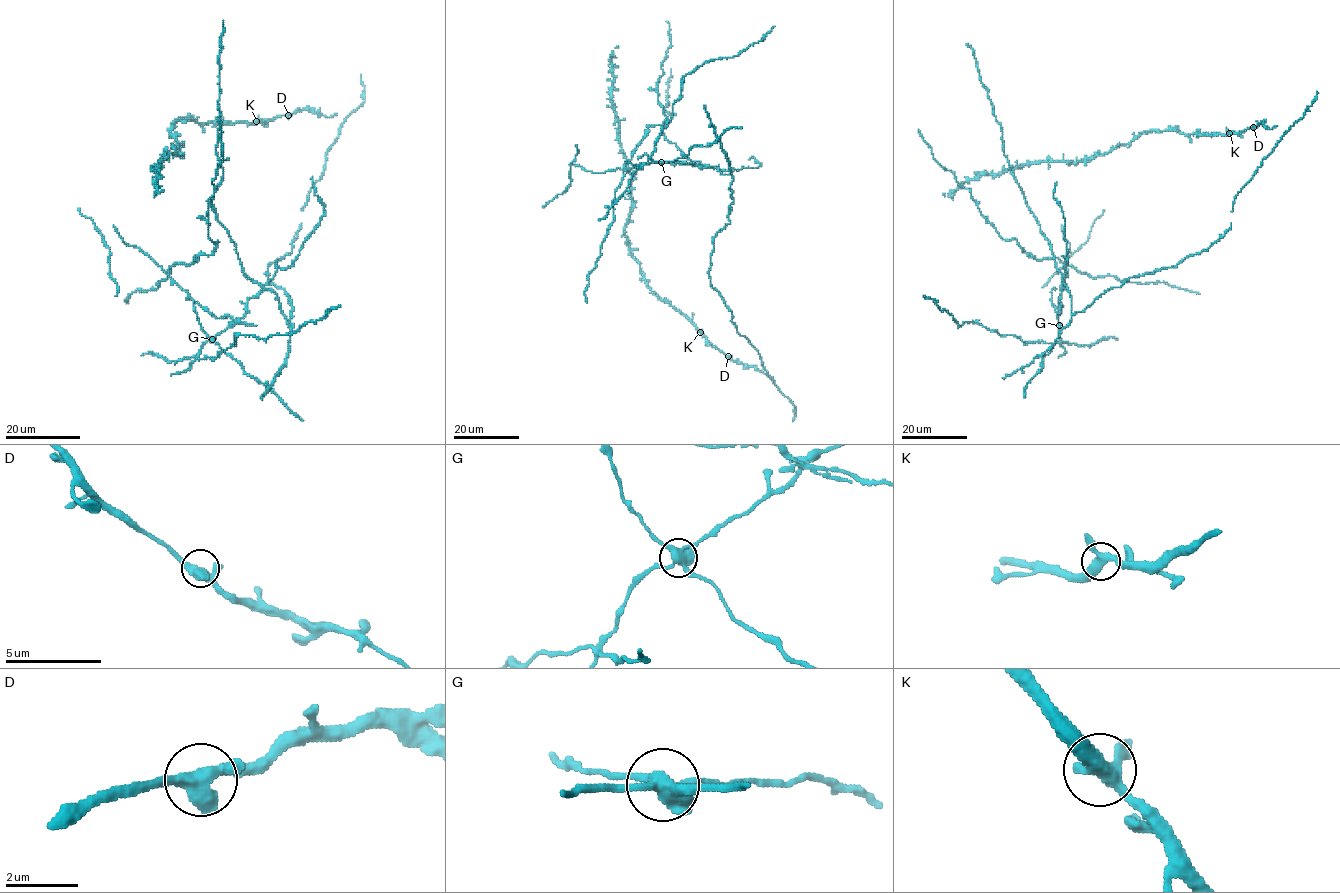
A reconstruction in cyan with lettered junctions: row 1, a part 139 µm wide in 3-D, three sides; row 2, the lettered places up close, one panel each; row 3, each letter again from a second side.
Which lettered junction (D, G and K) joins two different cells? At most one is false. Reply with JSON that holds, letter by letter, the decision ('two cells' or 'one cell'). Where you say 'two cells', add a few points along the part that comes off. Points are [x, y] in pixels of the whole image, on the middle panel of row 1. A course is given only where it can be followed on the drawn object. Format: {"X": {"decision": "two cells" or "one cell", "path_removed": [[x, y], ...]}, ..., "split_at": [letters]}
{"D": {"decision": "one cell"}, "G": {"decision": "two cells", "path_removed": [[660, 161], [679, 161], [656, 161], [623, 170], [650, 126], [665, 121], [656, 84], [671, 44], [666, 21]]}, "K": {"decision": "one cell"}, "split_at": ["G"]}

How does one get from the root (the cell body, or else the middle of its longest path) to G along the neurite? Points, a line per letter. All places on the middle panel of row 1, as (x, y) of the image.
G: (732, 314), (711, 286), (708, 270), (713, 237), (730, 222), (733, 177), (712, 166), (660, 161)

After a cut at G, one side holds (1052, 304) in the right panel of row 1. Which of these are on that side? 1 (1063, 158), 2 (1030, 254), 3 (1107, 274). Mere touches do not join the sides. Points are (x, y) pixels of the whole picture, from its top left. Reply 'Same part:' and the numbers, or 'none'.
Same part: 1

